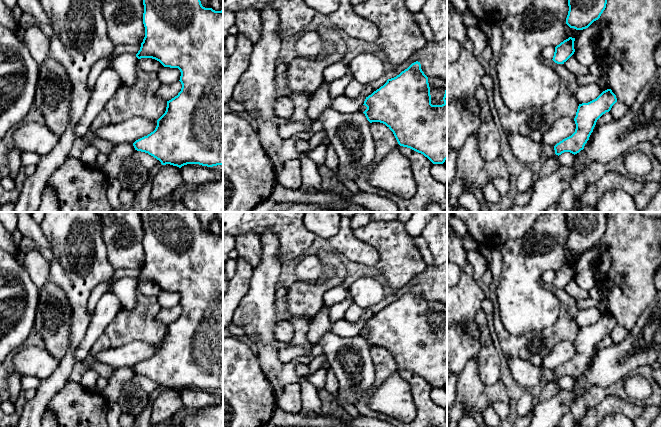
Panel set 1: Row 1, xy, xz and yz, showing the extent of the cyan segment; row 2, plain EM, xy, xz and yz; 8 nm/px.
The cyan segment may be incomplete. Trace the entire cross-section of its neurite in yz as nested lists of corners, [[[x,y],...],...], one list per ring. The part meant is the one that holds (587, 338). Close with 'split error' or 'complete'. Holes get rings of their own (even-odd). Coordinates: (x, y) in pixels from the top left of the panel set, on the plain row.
[[[607,313],[596,323],[588,327],[579,328],[574,342],[575,356],[554,370],[555,378],[559,380],[564,376],[570,376],[575,379],[583,374],[597,344],[603,338],[609,336],[616,326],[616,319],[611,313]]] | complete

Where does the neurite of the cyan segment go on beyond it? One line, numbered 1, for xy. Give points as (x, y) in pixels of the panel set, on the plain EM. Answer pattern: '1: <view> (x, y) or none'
1: none

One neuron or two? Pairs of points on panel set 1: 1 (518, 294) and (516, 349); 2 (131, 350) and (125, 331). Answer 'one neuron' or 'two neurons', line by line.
1: two neurons
2: two neurons

